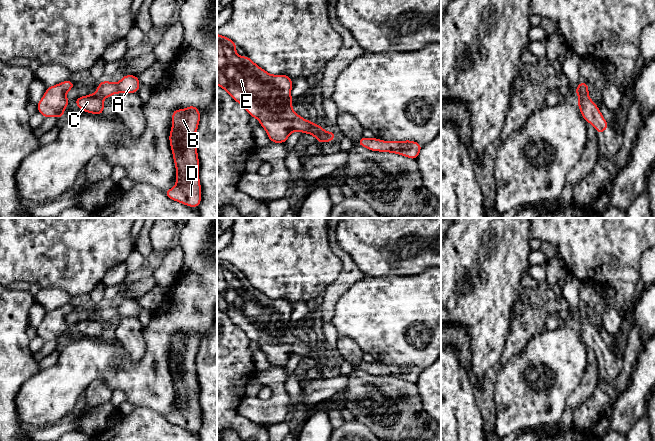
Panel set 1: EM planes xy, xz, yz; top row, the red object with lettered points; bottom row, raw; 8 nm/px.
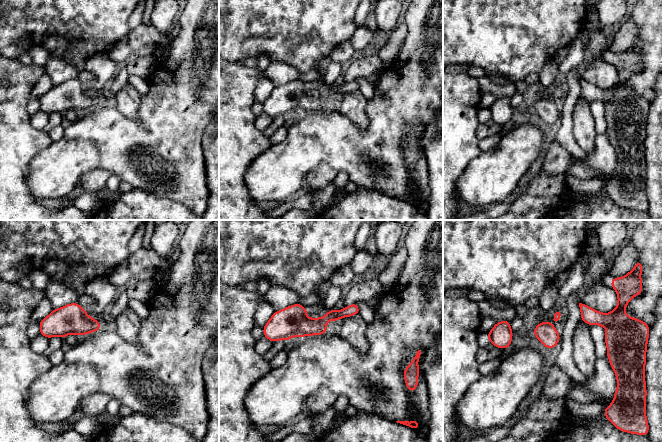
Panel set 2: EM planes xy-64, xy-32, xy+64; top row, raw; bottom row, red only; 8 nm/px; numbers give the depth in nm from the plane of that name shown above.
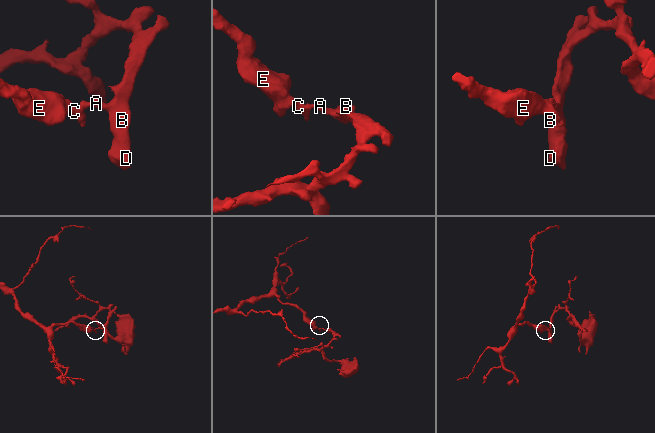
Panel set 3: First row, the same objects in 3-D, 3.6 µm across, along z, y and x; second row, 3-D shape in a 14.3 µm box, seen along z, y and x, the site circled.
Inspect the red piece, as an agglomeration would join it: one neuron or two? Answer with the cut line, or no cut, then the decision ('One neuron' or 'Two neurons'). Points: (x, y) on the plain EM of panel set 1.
Split along xz (324, 356), (325, 364). Two neurons

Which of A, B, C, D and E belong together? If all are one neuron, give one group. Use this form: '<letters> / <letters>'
A B D / C E

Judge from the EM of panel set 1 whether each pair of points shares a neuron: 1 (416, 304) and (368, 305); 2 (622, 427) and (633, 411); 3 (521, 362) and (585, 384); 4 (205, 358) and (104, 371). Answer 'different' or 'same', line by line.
1: same
2: same
3: different
4: different

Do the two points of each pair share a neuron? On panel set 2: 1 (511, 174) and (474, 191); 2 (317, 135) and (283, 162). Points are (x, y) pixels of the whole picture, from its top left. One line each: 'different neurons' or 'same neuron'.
1: same neuron
2: same neuron

